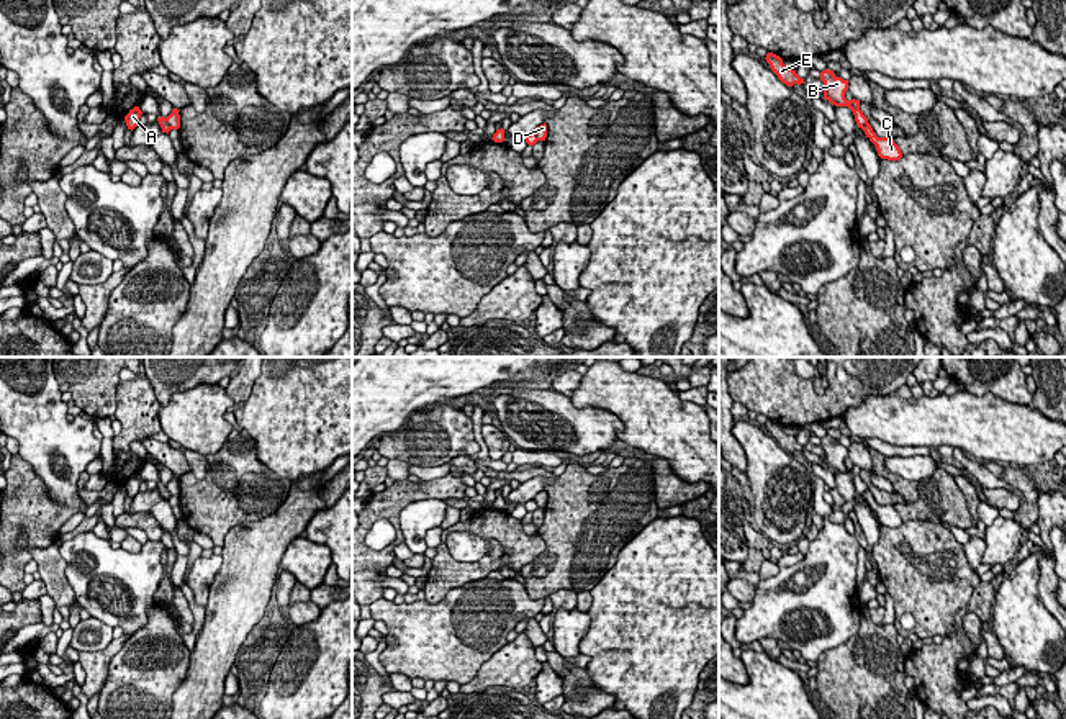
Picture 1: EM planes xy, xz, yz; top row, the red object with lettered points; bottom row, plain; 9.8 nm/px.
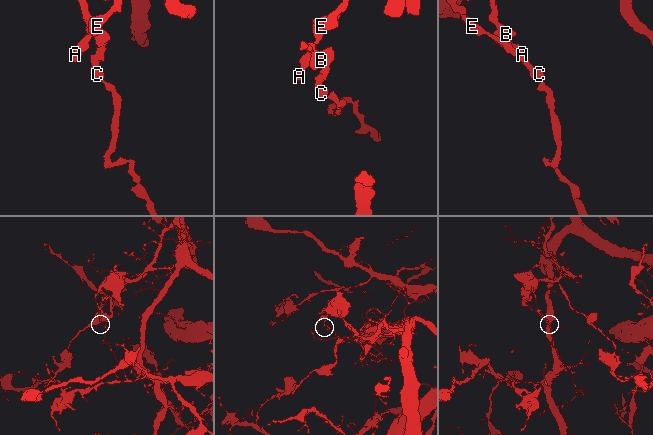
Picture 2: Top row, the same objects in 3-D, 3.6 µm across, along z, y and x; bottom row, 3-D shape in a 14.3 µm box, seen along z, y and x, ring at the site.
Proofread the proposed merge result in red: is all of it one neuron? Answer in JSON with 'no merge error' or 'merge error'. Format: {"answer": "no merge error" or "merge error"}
{"answer": "merge error"}

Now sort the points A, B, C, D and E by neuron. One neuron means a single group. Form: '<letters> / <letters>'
A B D E / C

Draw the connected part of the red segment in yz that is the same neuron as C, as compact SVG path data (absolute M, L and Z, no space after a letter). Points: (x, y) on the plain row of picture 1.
M866 490L861 496L865 498L866 504L876 513L878 522L881 526L899 527L902 524L902 519L892 504L878 504L870 490Z

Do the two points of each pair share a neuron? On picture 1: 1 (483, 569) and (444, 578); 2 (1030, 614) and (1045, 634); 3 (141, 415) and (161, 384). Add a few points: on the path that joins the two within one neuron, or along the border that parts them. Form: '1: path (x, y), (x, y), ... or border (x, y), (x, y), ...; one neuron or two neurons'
1: path (474, 570), (454, 574); one neuron
2: path (1030, 619), (1040, 629); one neuron
3: border (144, 374), (161, 405); two neurons

